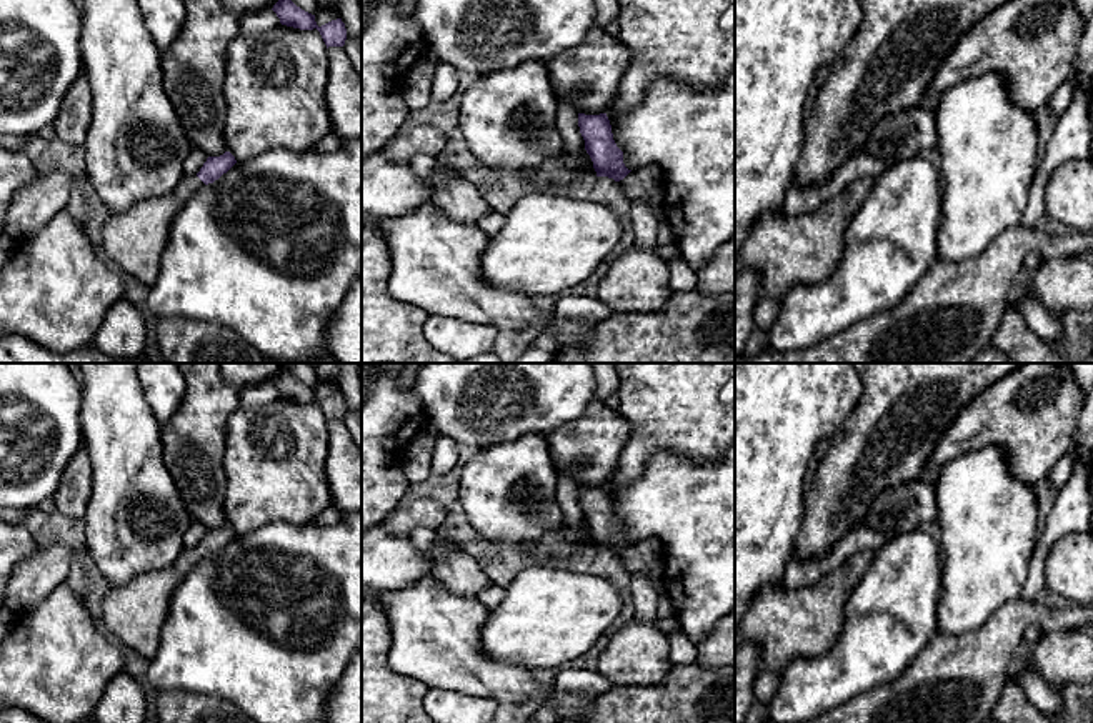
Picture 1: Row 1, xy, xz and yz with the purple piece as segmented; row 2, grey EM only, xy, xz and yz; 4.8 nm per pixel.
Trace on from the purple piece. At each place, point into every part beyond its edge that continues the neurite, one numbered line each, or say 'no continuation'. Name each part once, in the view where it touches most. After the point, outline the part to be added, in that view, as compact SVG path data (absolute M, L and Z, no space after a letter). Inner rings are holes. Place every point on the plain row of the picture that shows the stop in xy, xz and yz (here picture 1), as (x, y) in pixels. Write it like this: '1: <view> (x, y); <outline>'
1: xy (135, 613); M197 548L183 550L172 566L142 573L125 586L107 588L98 620L122 645L152 660L160 645L173 590L203 558Z

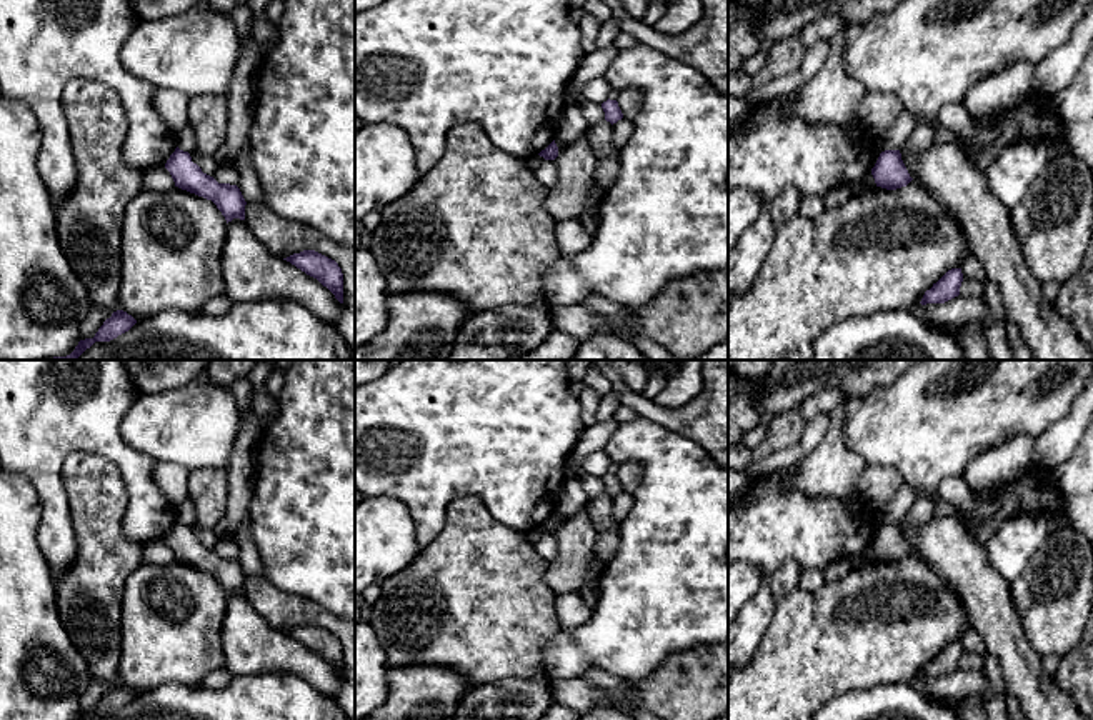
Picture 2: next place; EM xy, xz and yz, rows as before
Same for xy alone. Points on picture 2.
no continuation

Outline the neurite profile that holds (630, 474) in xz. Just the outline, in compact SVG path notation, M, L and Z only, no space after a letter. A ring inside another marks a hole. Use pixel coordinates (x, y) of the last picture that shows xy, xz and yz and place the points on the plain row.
M625 462L618 467L618 480L623 487L623 492L633 493L643 478L643 468L638 462Z

